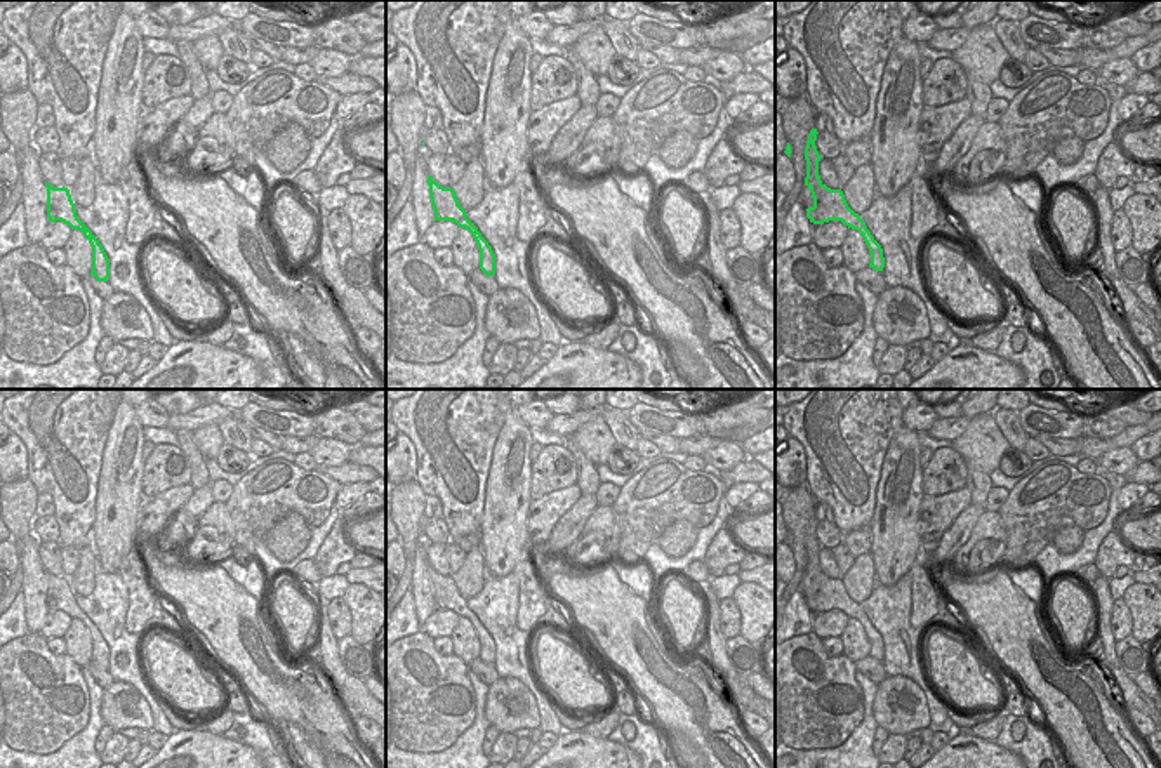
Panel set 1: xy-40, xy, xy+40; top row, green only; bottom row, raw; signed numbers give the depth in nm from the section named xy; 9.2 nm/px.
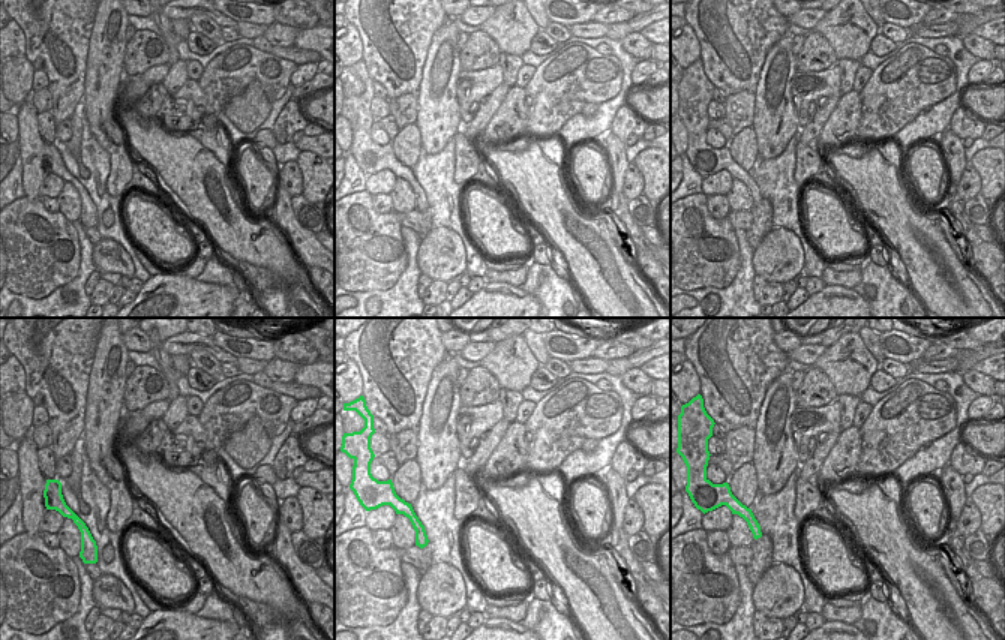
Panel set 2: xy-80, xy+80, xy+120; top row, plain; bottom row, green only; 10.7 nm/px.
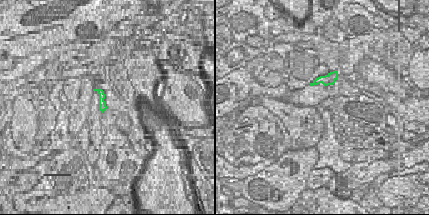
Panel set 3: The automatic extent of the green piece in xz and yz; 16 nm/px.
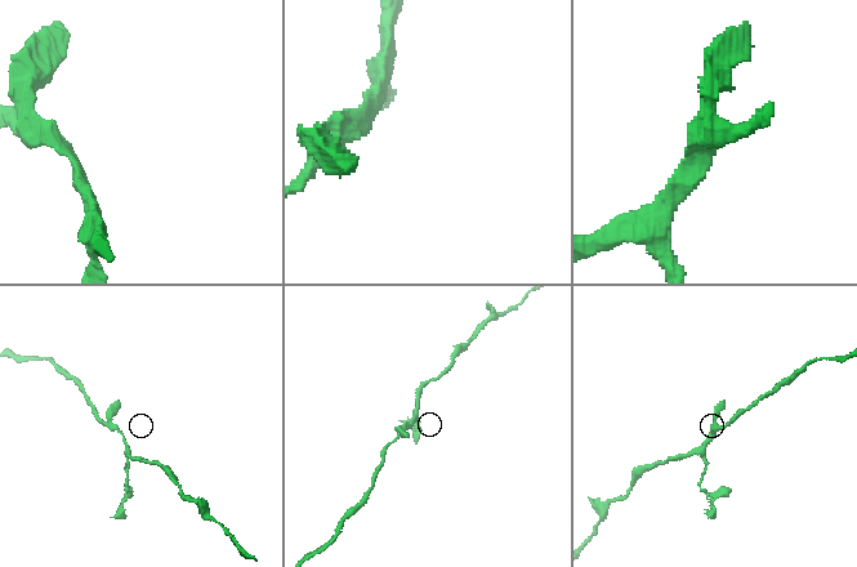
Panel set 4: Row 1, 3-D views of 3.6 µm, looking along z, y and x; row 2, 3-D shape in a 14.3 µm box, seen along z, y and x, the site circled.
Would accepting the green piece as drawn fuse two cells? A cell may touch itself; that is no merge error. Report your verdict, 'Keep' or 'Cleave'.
Keep.

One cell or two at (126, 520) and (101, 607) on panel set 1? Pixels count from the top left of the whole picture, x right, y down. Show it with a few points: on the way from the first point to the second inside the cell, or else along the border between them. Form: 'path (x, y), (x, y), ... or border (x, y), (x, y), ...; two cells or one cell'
border (105, 570), (115, 574); two cells

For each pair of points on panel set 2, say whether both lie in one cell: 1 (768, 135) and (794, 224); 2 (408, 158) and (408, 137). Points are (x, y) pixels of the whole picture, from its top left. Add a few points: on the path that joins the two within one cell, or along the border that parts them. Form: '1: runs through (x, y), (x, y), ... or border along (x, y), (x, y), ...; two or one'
1: border along (795, 134), (779, 155), (773, 158), (758, 156); two
2: runs through (408, 153), (408, 141); one

